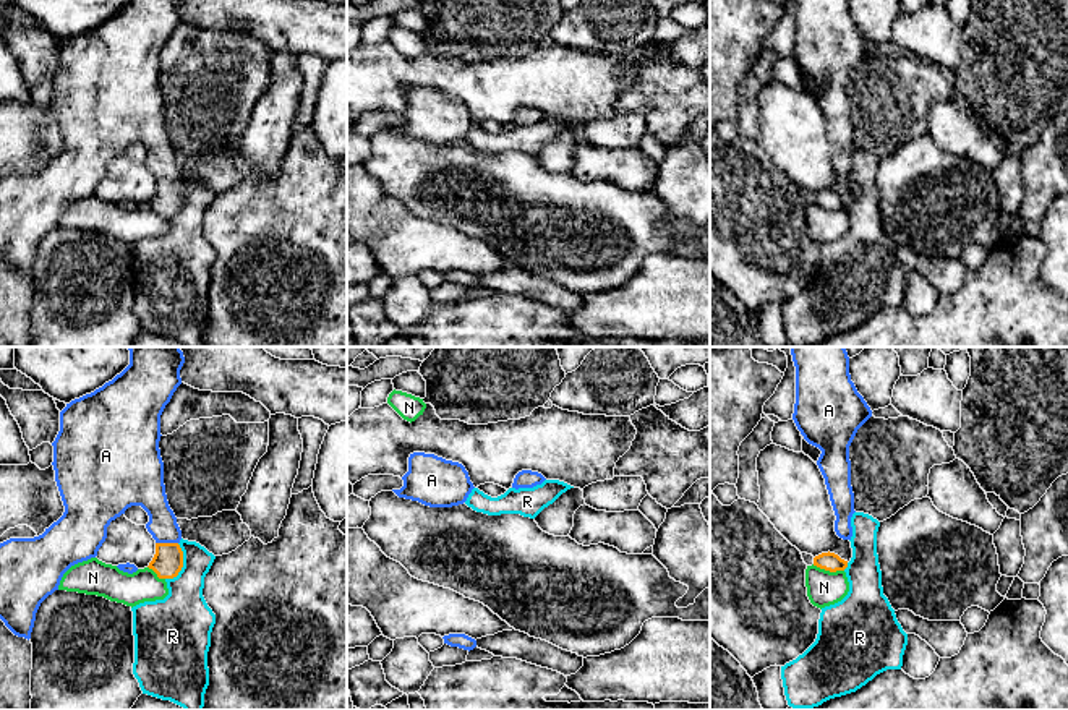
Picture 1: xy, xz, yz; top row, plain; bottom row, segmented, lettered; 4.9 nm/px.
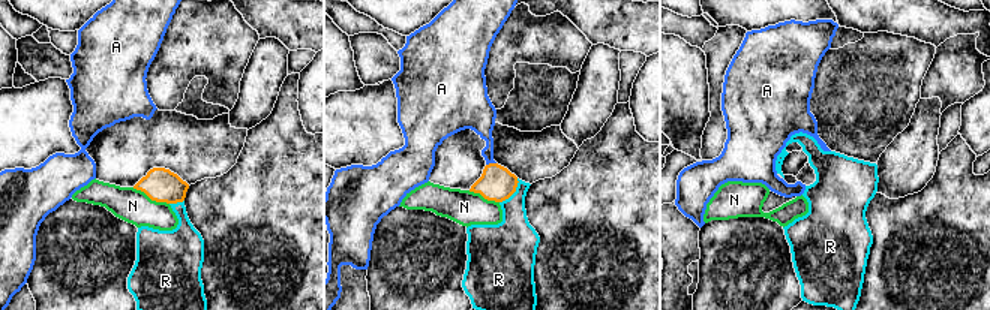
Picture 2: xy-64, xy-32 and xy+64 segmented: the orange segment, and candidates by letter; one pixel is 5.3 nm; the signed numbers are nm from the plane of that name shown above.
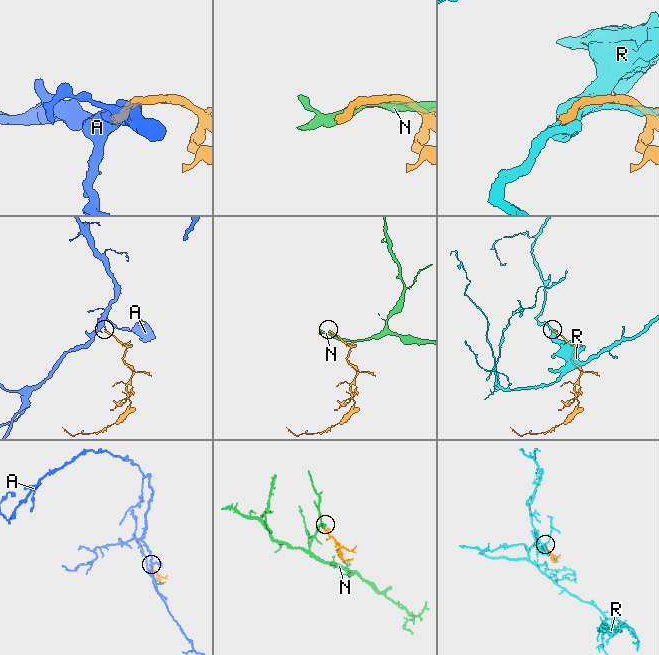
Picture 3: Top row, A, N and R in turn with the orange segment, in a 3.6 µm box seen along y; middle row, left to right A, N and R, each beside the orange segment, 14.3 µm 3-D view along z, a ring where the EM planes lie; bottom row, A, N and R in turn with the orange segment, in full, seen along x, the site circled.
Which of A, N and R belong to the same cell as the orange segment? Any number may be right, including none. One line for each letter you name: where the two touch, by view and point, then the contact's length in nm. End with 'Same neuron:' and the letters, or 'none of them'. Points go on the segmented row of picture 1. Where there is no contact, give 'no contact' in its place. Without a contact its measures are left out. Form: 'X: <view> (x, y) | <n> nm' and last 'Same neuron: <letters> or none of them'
A: xy (167, 543) | 110 nm
Same neuron: A

